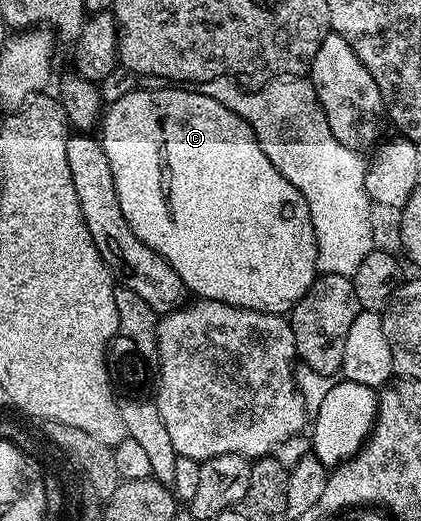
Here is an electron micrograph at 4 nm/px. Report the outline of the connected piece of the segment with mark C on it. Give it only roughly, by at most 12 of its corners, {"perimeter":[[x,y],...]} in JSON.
{"perimeter":[[123,93],[125,223],[184,290],[290,314],[305,195],[232,109]]}

